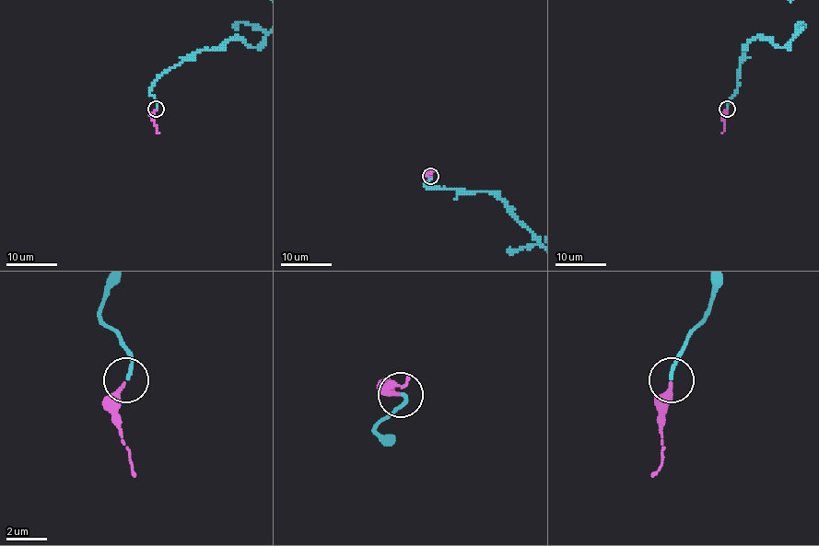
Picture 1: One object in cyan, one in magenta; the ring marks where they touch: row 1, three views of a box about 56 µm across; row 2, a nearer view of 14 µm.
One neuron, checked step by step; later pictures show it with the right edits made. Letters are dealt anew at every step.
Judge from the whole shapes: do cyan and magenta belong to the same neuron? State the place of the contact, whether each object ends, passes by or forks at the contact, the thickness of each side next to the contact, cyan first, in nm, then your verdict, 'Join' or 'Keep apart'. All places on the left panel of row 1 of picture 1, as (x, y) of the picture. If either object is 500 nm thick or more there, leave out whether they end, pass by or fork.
Place: (156, 109). At the ring cyan ends. At the ring magenta ends. Thickness 170 nm (cyan) against 240 nm. Join

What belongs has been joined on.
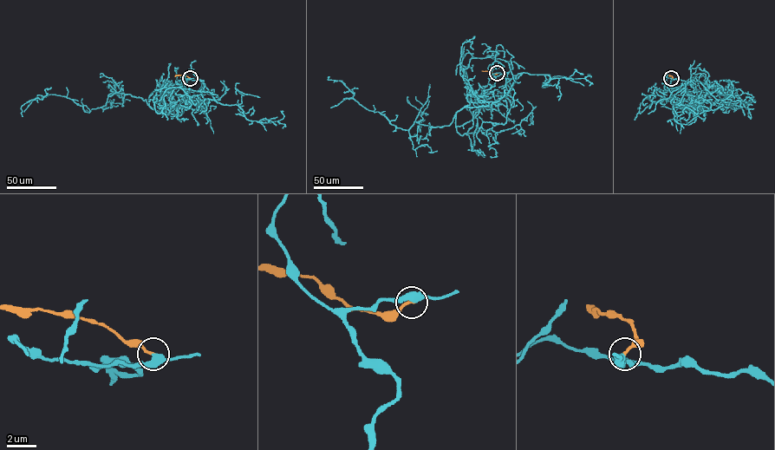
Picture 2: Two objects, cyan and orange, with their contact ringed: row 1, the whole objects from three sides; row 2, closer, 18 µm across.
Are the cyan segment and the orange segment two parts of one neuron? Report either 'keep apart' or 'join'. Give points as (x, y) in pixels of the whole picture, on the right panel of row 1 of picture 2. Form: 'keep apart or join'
join

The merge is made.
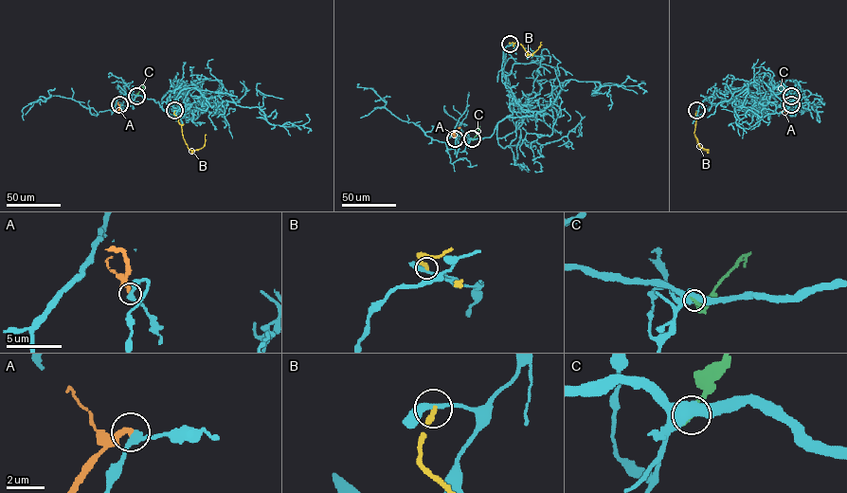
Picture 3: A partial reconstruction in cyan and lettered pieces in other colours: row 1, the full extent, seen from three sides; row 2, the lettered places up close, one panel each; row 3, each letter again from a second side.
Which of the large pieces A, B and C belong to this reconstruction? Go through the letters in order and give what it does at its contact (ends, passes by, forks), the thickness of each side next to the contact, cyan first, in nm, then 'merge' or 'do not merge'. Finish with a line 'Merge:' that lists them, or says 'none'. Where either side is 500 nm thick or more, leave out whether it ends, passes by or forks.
A: it ends | 320/320 nm | do not merge
B: it ends | 320/280 nm | do not merge
C: 600/240 nm | do not merge
Merge: none

